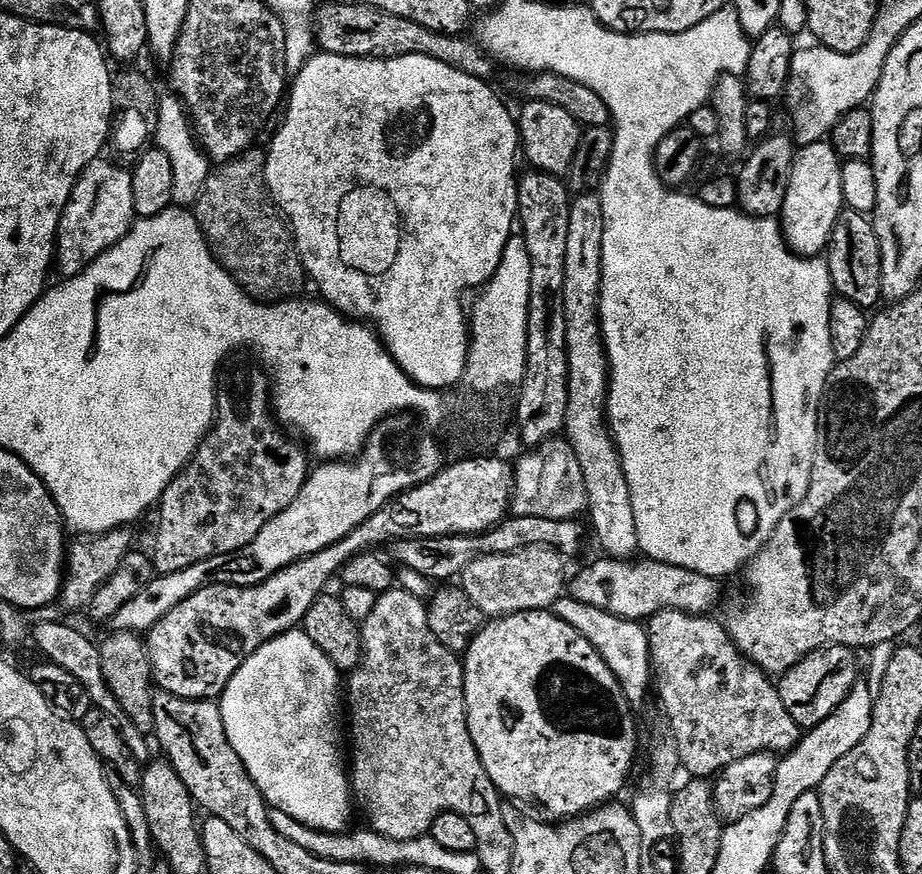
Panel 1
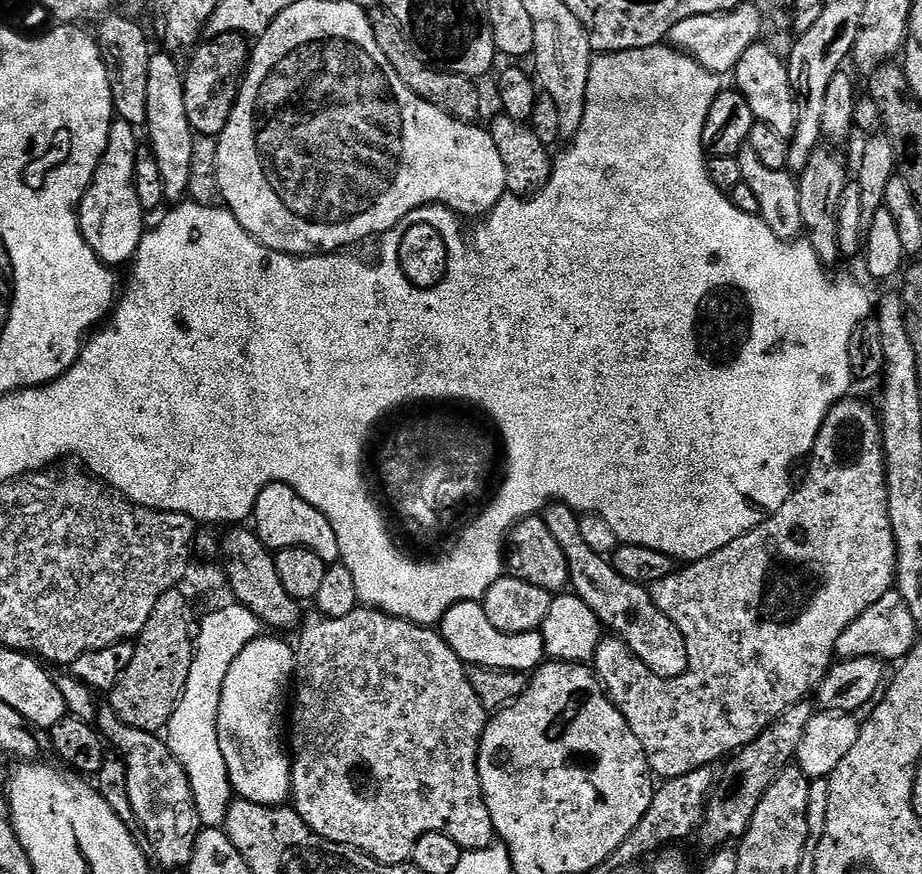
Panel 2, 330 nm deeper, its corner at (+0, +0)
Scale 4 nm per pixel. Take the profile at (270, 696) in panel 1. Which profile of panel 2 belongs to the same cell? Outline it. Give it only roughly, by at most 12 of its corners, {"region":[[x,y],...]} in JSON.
{"region":[[287,639],[247,644],[222,682],[216,729],[233,793],[292,794]]}

